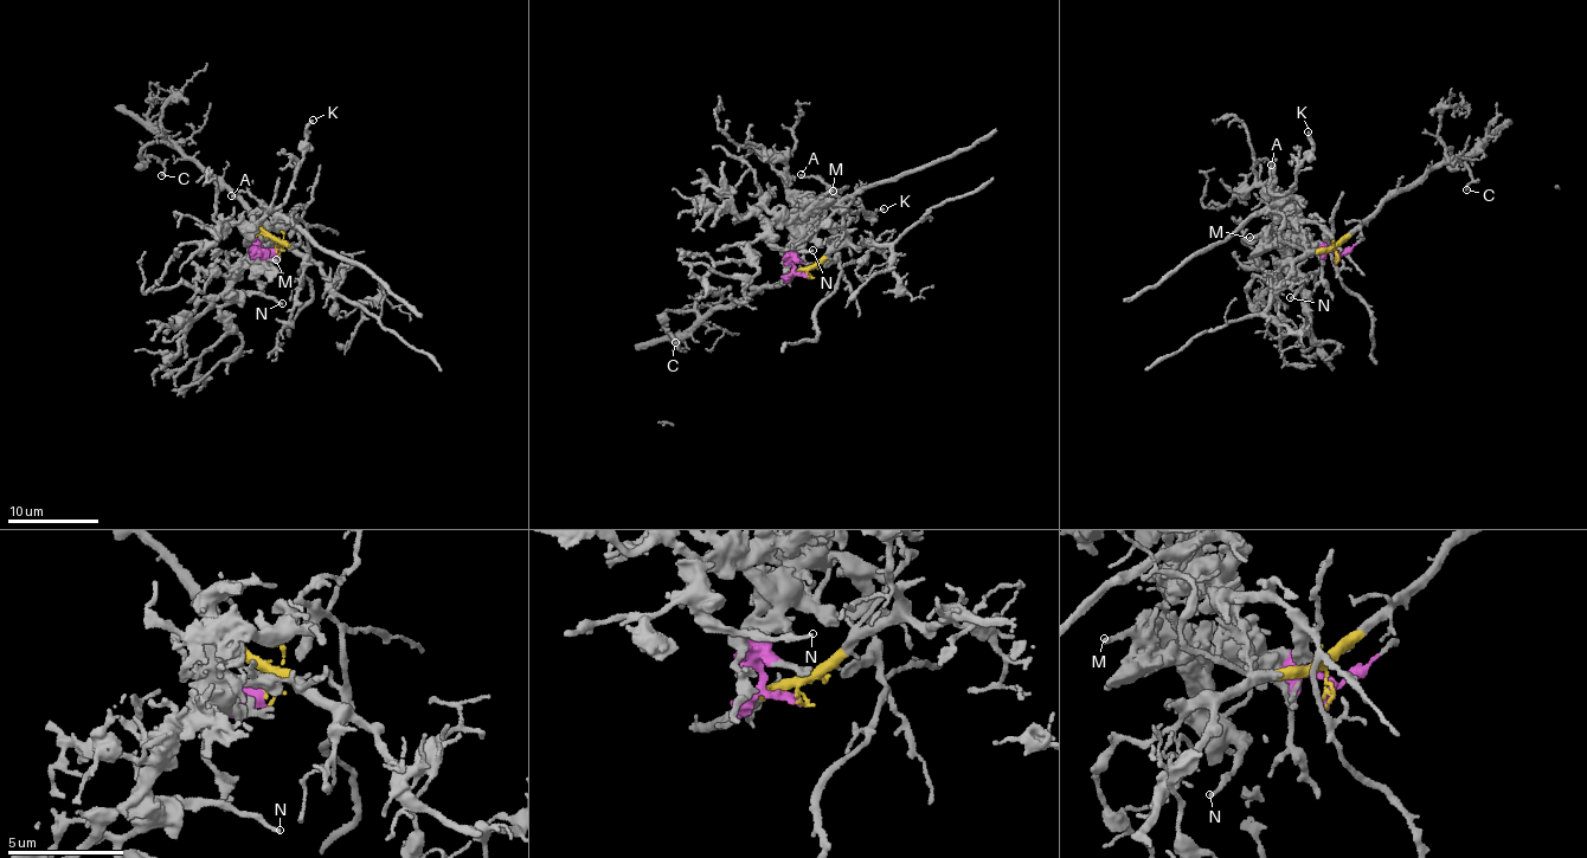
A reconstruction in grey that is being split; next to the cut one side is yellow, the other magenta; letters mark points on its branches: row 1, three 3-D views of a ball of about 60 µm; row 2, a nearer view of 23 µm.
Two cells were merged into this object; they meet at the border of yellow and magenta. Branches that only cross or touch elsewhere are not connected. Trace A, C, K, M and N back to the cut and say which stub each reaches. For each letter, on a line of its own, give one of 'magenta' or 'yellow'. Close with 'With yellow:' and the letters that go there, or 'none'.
A: magenta
C: yellow
K: magenta
M: magenta
N: magenta
With yellow: C

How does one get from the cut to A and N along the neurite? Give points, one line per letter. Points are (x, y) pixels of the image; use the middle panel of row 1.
A: (805, 275), (795, 271), (795, 242), (808, 211), (831, 192), (816, 176), (800, 175)
N: (805, 275), (796, 273), (794, 263), (795, 232), (789, 225), (770, 225), (770, 234), (779, 249), (814, 250)

